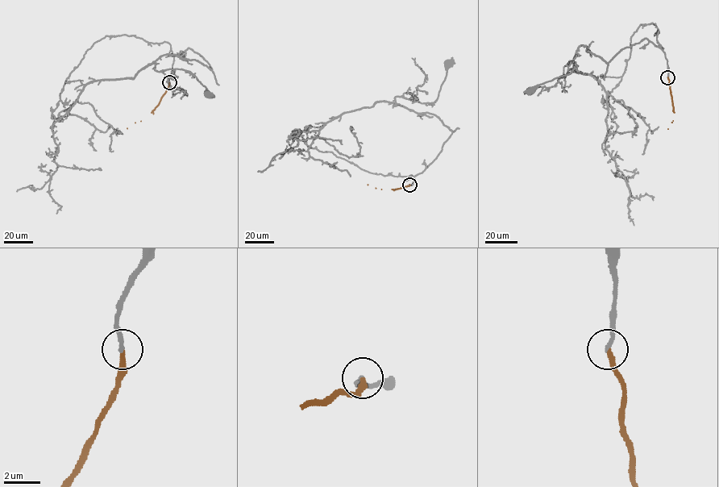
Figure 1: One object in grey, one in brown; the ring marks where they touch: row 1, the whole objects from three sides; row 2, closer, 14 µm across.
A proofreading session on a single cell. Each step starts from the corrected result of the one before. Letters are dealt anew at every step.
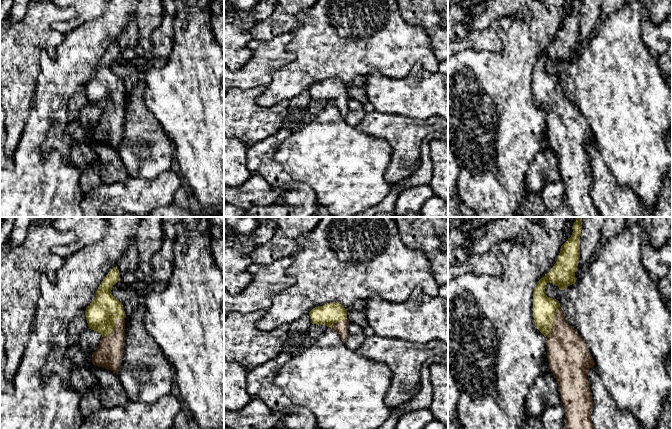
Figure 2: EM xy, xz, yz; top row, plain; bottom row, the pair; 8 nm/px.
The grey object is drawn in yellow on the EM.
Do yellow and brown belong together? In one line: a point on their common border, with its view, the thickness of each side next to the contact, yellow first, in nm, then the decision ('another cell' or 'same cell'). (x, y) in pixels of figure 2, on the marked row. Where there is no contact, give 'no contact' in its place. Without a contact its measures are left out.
contact yz (552, 321); calibres 190 and 300 nm; same cell

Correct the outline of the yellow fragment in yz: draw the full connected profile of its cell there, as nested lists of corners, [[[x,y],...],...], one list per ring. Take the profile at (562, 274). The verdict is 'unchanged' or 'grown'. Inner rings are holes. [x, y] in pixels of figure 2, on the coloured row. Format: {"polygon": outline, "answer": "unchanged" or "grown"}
{"polygon": [[[578,217],[573,224],[570,238],[561,246],[558,259],[550,272],[541,278],[534,288],[533,317],[535,326],[546,337],[547,358],[551,372],[557,380],[561,394],[561,404],[565,408],[567,429],[594,429],[591,420],[593,406],[592,393],[587,378],[587,370],[595,365],[586,343],[578,332],[570,326],[564,314],[564,309],[558,300],[546,295],[546,285],[550,282],[564,290],[577,280],[575,272],[580,259],[580,236],[582,230],[582,217]]], "answer": "grown"}

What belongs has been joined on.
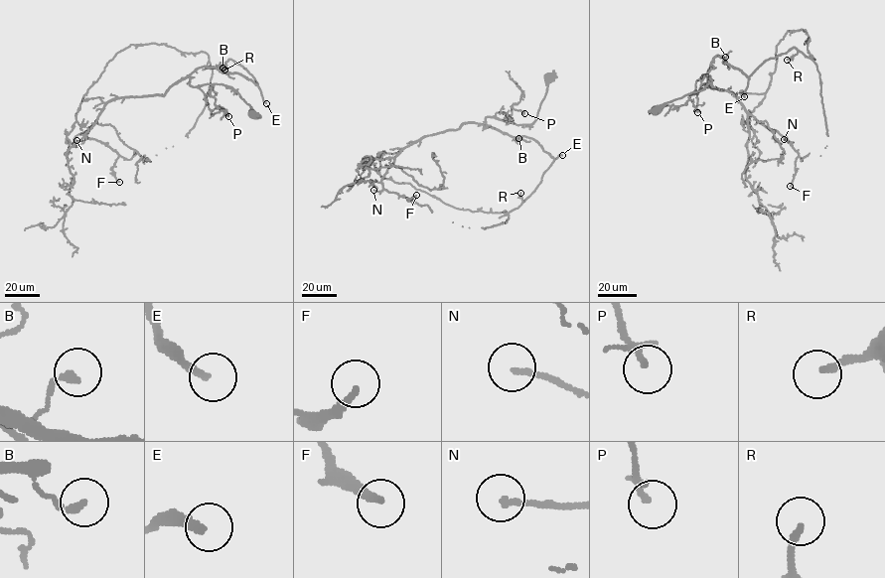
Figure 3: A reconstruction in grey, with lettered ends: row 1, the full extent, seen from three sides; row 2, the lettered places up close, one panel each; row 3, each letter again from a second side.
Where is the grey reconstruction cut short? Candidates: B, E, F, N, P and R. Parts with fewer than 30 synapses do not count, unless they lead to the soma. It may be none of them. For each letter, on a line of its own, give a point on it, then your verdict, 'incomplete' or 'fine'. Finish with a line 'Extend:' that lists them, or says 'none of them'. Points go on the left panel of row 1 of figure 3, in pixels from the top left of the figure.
B: place (222, 68); fine
E: place (266, 103); incomplete
F: place (119, 182); fine
N: place (76, 140); fine
P: place (228, 116); fine
R: place (224, 70); incomplete
Extend: E, R

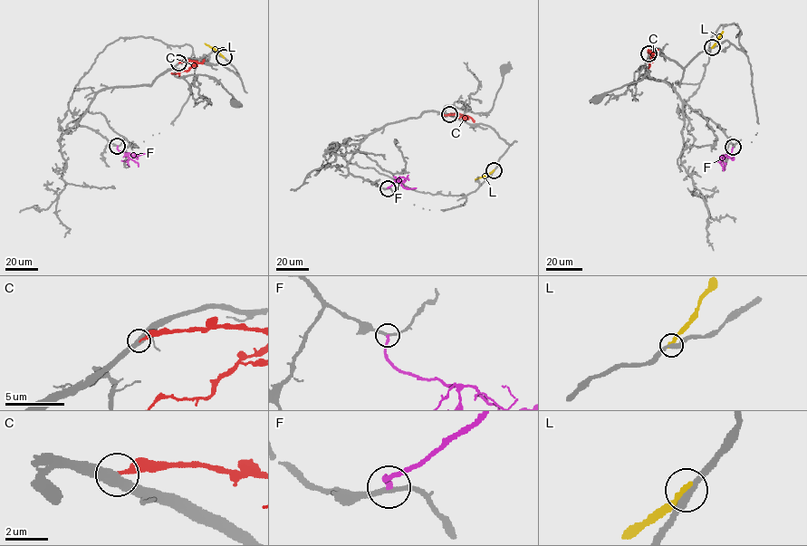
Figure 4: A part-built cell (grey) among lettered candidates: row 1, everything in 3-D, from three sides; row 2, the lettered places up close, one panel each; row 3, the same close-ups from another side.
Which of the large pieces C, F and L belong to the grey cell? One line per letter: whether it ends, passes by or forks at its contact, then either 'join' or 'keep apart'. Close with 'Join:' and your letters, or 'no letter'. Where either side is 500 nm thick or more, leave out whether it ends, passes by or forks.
C: it ends; keep apart
F: it ends; join
L: it ends; keep apart
Join: F

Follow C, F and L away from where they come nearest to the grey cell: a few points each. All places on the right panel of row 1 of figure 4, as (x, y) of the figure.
C: (648, 52), (654, 55), (648, 65)
F: (733, 147), (730, 153), (725, 155), (732, 159), (732, 156)
L: (712, 47), (723, 31)

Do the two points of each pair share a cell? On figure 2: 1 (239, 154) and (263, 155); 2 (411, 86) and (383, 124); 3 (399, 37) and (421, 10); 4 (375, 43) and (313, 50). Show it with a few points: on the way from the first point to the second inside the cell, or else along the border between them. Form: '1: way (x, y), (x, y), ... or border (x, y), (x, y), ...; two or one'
1: border (247, 148), (247, 169), (251, 174); two
2: border (374, 109), (387, 114), (399, 114), (413, 118); two
3: border (398, 10), (408, 23), (419, 25), (425, 30); two
4: way (360, 50), (328, 50); one

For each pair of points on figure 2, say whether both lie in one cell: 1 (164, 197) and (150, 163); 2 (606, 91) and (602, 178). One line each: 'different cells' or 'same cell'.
1: different cells
2: different cells

